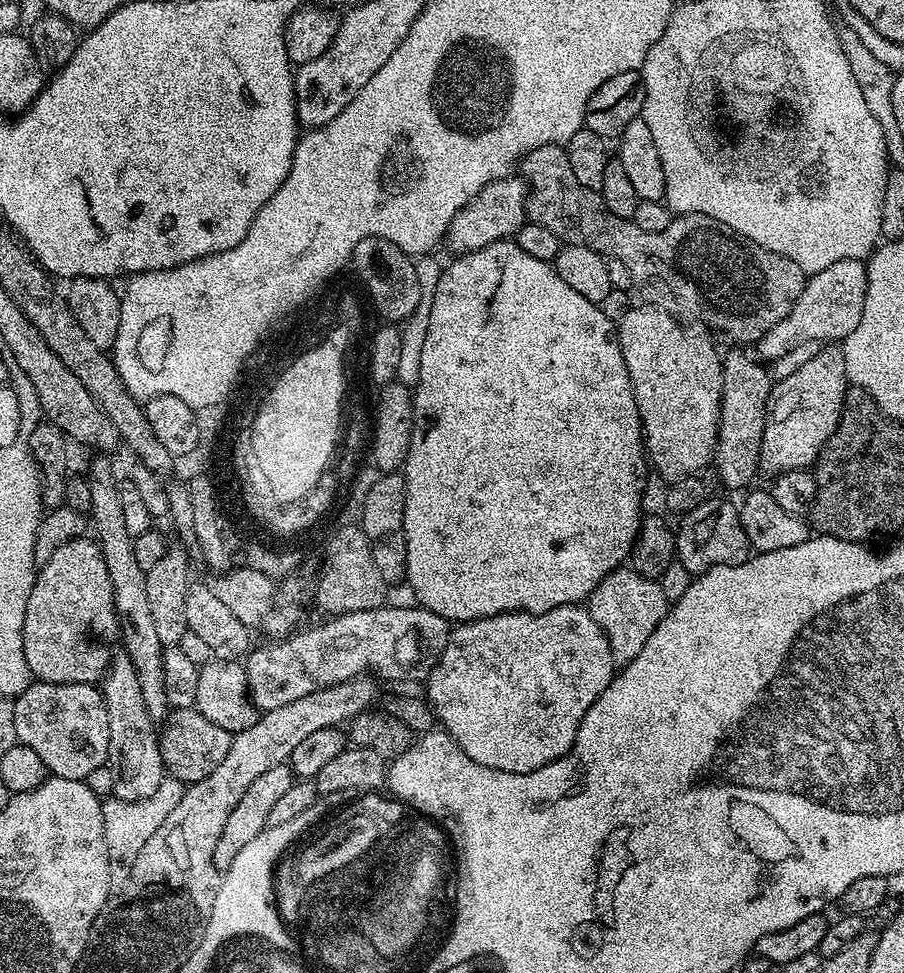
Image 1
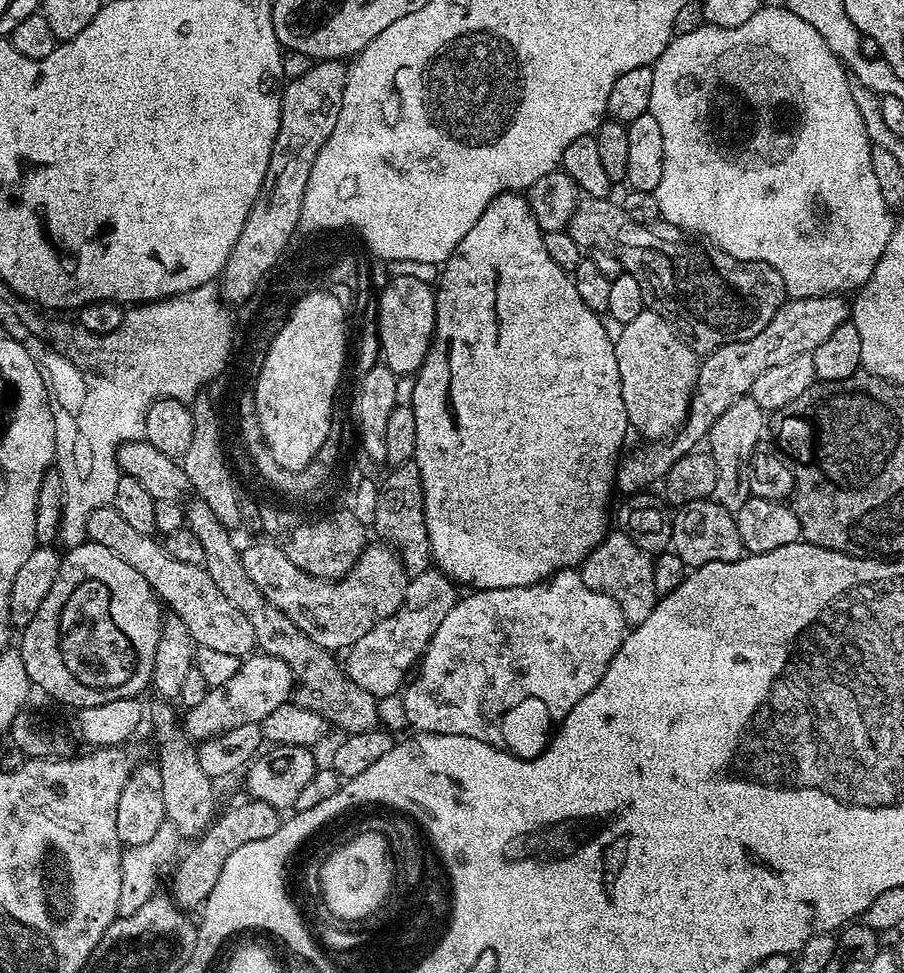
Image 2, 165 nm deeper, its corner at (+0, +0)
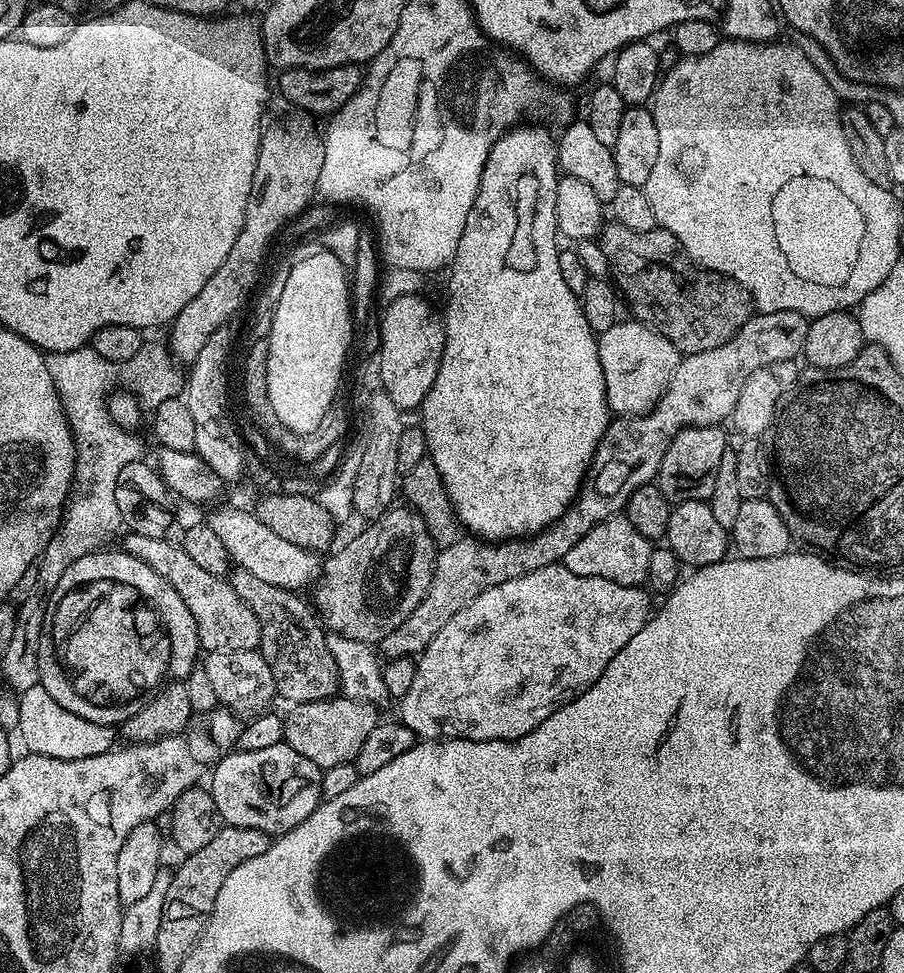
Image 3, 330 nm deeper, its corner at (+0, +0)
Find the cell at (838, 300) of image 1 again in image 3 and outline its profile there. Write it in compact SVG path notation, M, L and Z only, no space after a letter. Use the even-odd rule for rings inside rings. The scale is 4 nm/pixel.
M794 310L756 312L742 326L742 330L738 330L738 334L730 338L730 342L722 346L714 346L714 350L702 350L685 355L674 370L662 398L649 412L642 416L616 418L609 423L603 438L598 442L592 464L588 468L588 475L584 477L584 482L580 485L580 495L543 532L519 540L497 540L495 542L464 534L454 542L454 546L439 549L436 554L436 569L427 594L422 598L422 602L418 602L416 609L408 615L406 622L402 622L398 630L391 632L382 641L382 652L383 648L385 652L383 655L385 657L386 655L419 657L427 644L438 634L438 630L442 630L442 626L446 626L446 622L450 622L450 618L454 618L458 610L474 602L478 594L490 590L490 586L502 586L502 582L510 582L510 578L522 578L527 572L533 572L542 566L561 563L564 556L570 554L570 549L577 544L578 538L582 538L591 528L606 522L612 516L621 515L628 504L630 494L634 494L634 490L655 481L670 442L683 428L697 428L711 424L723 425L731 417L734 406L738 406L738 394L742 394L742 386L746 386L746 378L750 378L754 370L762 366L770 366L770 362L796 360L803 353L809 323L809 317L798 314Z

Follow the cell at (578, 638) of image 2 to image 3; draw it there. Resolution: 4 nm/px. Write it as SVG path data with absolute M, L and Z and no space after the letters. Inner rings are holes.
M563 563L542 566L538 570L527 572L522 578L510 578L510 582L502 582L502 586L490 586L490 590L478 594L474 602L458 610L458 614L454 614L454 618L450 618L450 622L446 622L446 626L438 630L435 638L420 653L415 661L416 673L413 674L412 681L409 682L408 689L400 700L399 723L410 726L410 730L414 730L416 737L423 738L425 741L517 740L530 734L530 730L546 722L550 714L554 714L559 708L581 696L604 673L606 666L610 666L610 658L614 658L614 654L618 654L618 650L622 650L622 646L626 646L626 642L630 642L630 638L634 638L634 634L642 630L650 615L647 595L649 596L649 593L643 587L631 588L622 586L618 582L610 582L606 578L583 576L571 572L564 567Z

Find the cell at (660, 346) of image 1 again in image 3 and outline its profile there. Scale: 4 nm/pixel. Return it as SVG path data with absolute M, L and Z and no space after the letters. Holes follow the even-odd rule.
M635 318L621 319L610 330L599 333L596 345L598 346L598 358L602 362L602 370L599 375L603 376L606 382L606 398L608 407L613 413L621 417L642 416L649 412L666 390L674 370L679 366L682 353L670 343L668 337L657 332L651 324L645 324Z

